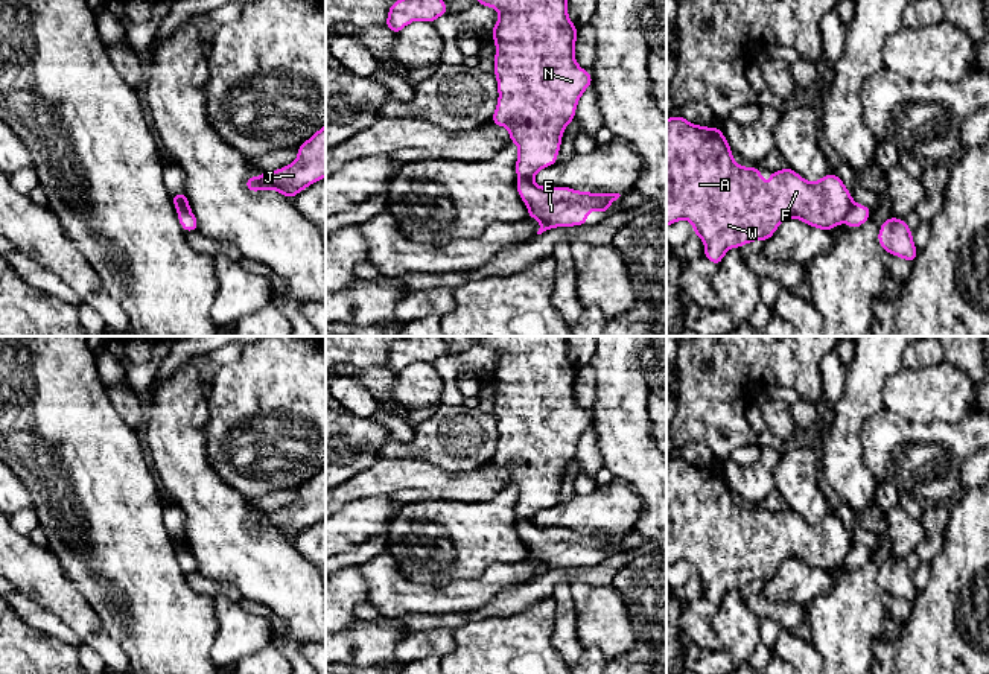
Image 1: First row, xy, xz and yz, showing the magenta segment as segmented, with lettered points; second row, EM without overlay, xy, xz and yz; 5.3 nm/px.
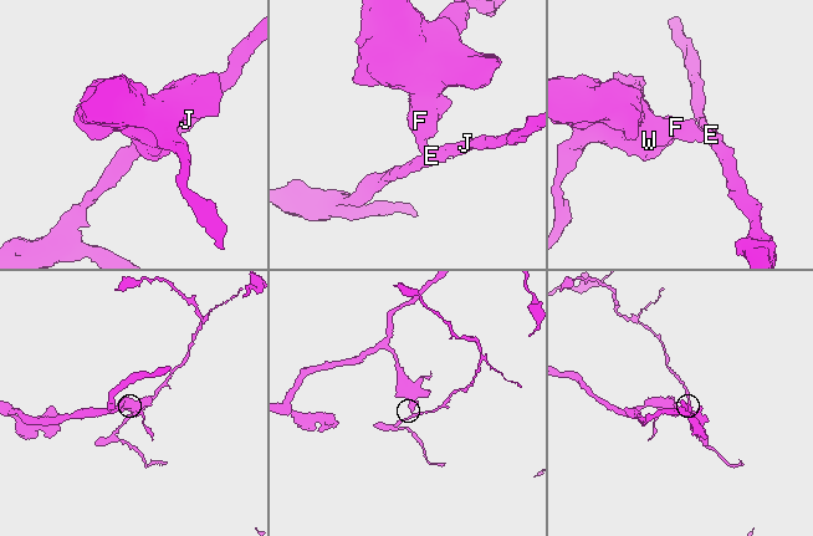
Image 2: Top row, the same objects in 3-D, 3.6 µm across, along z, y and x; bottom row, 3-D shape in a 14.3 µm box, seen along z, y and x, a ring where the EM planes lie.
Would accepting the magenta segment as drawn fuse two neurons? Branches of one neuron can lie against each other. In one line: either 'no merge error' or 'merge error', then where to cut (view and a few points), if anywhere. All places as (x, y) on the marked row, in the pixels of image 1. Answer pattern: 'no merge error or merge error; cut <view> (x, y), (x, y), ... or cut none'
merge error; cut yz (854, 203), (843, 221)

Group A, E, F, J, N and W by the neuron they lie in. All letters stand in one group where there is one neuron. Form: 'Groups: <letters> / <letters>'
Groups: A F N W / E J

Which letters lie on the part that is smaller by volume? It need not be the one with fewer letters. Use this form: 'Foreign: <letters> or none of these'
Foreign: E, J

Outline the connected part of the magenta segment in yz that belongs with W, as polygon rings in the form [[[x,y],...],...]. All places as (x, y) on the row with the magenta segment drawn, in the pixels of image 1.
[[[682,116],[666,119],[666,227],[680,219],[694,225],[694,236],[704,242],[703,256],[720,265],[729,248],[753,240],[768,240],[790,218],[809,227],[831,231],[844,222],[854,205],[849,189],[834,173],[809,183],[791,167],[770,172],[770,184],[758,167],[735,163],[732,149],[720,128],[689,123]]]

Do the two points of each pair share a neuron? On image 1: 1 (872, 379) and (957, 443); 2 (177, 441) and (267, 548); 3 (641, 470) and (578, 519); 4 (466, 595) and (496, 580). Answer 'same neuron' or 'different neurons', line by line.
1: different neurons
2: same neuron
3: different neurons
4: same neuron

